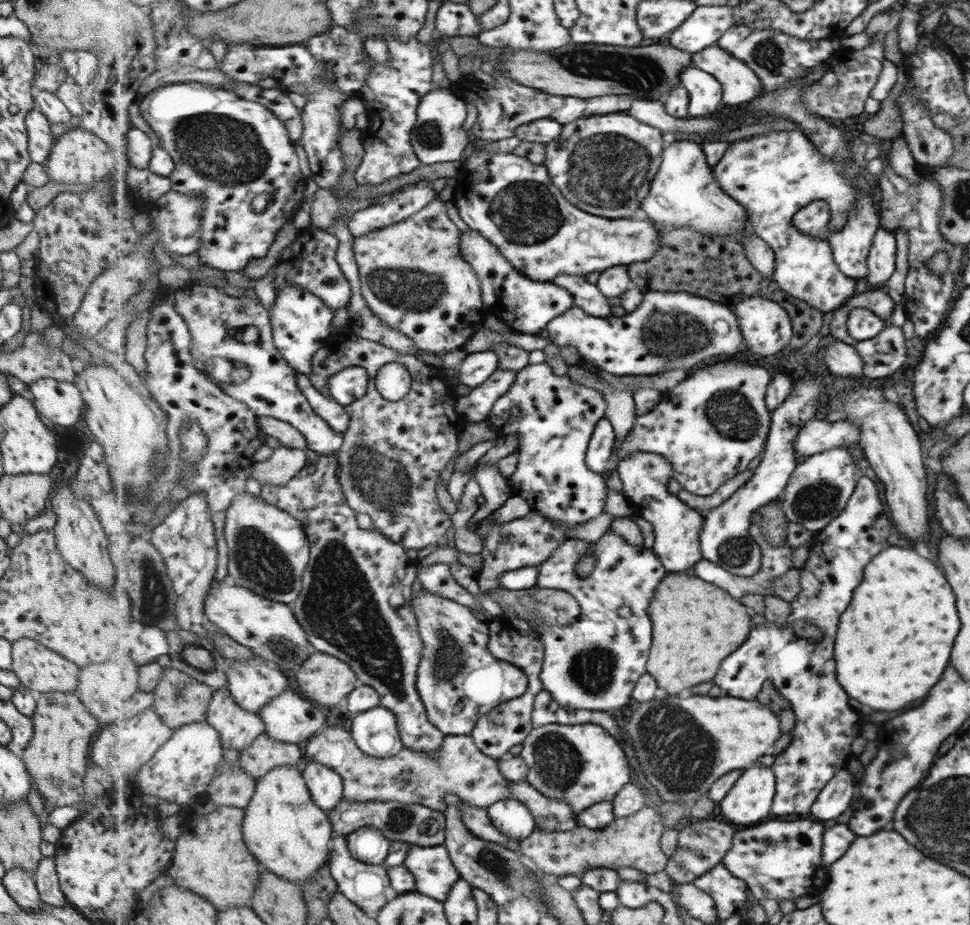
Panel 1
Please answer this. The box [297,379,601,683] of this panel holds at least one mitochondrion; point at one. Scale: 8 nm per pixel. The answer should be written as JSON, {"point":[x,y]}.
{"point":[383,480]}

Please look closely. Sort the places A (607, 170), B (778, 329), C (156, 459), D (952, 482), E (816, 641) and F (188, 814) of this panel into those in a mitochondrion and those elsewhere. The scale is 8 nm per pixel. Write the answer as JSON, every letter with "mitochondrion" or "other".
{"A":"mitochondrion","B":"other","C":"mitochondrion","D":"other","E":"other","F":"other"}

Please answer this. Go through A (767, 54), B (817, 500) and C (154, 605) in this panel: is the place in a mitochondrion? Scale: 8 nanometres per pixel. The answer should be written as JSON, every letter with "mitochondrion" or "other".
{"A":"mitochondrion","B":"mitochondrion","C":"mitochondrion"}

